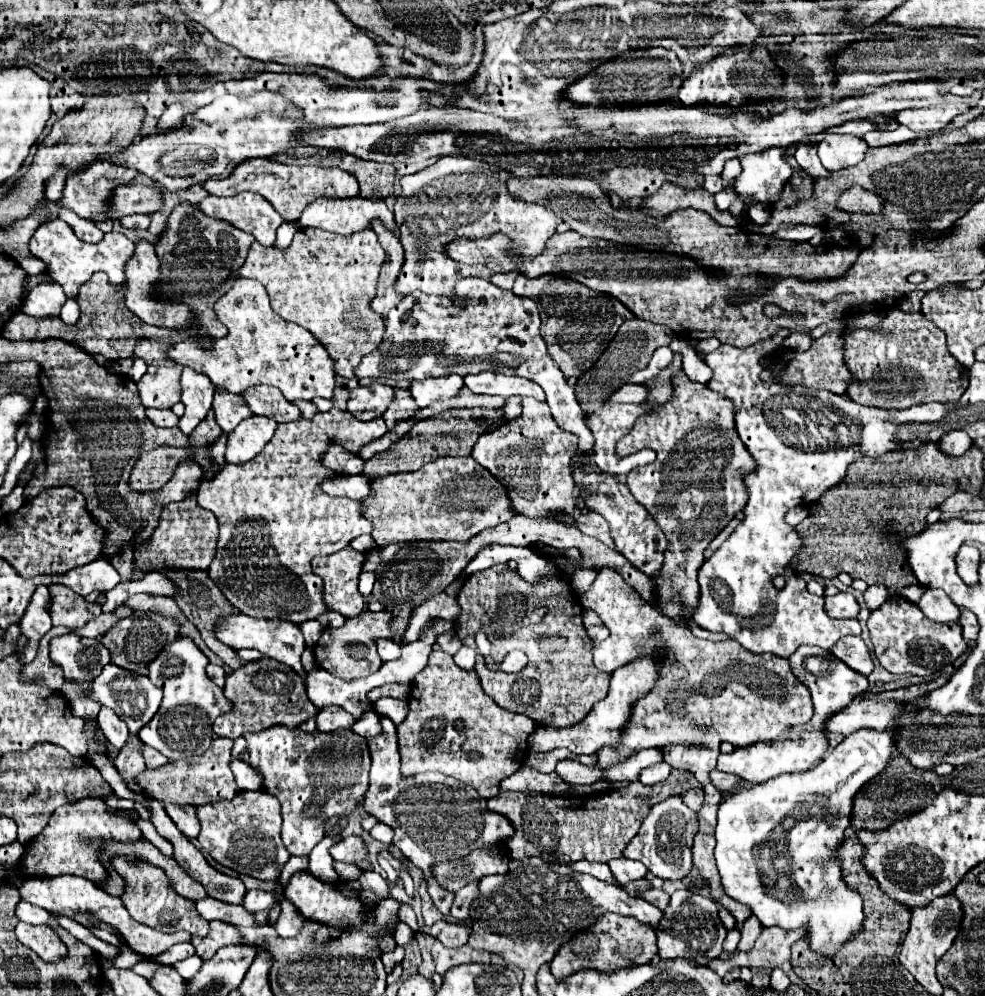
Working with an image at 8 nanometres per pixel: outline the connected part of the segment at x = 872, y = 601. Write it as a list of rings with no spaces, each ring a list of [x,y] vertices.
[[[880,584],[868,586],[868,590],[864,592],[864,600],[866,600],[866,604],[868,604],[868,608],[870,608],[870,610],[880,608],[880,606],[886,602],[886,598],[888,598],[888,596],[890,596],[890,594],[888,594],[888,590],[886,590],[884,586],[880,586]]]

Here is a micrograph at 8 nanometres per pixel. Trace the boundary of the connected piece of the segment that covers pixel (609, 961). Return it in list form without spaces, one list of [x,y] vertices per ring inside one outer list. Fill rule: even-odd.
[[[604,912],[602,916],[598,916],[596,924],[582,930],[580,934],[576,934],[572,940],[568,940],[566,944],[562,944],[556,950],[556,954],[550,962],[550,968],[552,968],[554,978],[562,980],[582,968],[614,972],[620,966],[628,968],[634,964],[648,964],[654,956],[656,956],[656,932],[652,926],[642,924],[630,916]]]

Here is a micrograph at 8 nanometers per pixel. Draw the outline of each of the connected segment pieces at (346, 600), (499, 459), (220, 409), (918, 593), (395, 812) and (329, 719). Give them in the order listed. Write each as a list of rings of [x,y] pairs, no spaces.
[[[344,548],[330,556],[316,556],[312,570],[324,582],[324,604],[328,610],[340,612],[346,618],[360,616],[366,610],[366,596],[358,592],[358,574],[364,566],[364,554],[354,548]]]
[[[526,396],[522,400],[522,414],[518,420],[510,420],[510,424],[484,432],[474,444],[472,458],[500,480],[508,492],[510,508],[516,514],[528,518],[562,514],[578,520],[580,508],[576,506],[576,486],[572,480],[572,468],[568,468],[572,452],[576,452],[576,436],[564,432],[556,424],[546,402]]]
[[[216,386],[212,408],[214,408],[216,422],[224,432],[232,432],[244,418],[252,416],[252,412],[248,410],[240,394],[230,394],[228,390],[218,386]]]
[[[917,583],[903,588],[900,595],[904,596],[907,600],[910,600],[910,602],[917,604],[924,593],[924,590],[926,590],[926,588],[924,588],[922,584]]]
[[[382,720],[382,734],[368,740],[371,756],[369,788],[364,794],[364,812],[388,824],[394,830],[394,846],[400,846],[404,856],[424,872],[428,894],[442,914],[450,914],[454,894],[442,890],[430,878],[430,866],[440,860],[464,858],[482,846],[504,846],[512,834],[508,820],[496,812],[488,812],[486,800],[476,796],[472,786],[462,784],[450,776],[438,772],[426,772],[418,776],[402,776],[396,728],[392,720]]]
[[[338,706],[322,708],[314,720],[316,720],[316,730],[320,730],[320,732],[350,728],[350,724],[356,722],[356,720],[352,720],[352,716],[348,712],[344,712],[344,708],[338,708]]]

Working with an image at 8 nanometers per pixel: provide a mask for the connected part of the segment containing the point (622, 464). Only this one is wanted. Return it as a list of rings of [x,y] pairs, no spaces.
[[[604,404],[602,408],[586,414],[586,426],[590,428],[590,432],[592,432],[594,438],[596,438],[596,456],[594,456],[594,462],[596,462],[596,466],[598,466],[602,472],[608,472],[608,474],[614,474],[614,476],[616,476],[616,474],[628,474],[632,468],[636,468],[636,466],[646,466],[646,464],[650,464],[650,462],[654,460],[656,454],[654,454],[652,450],[642,450],[642,452],[632,454],[632,456],[628,456],[628,458],[624,458],[624,460],[620,460],[620,458],[616,456],[616,452],[614,452],[614,450],[616,450],[616,442],[630,432],[636,422],[636,418],[638,418],[640,414],[652,410],[652,408],[658,408],[658,406],[646,408],[646,406],[640,406],[640,404],[612,404],[612,406]]]

